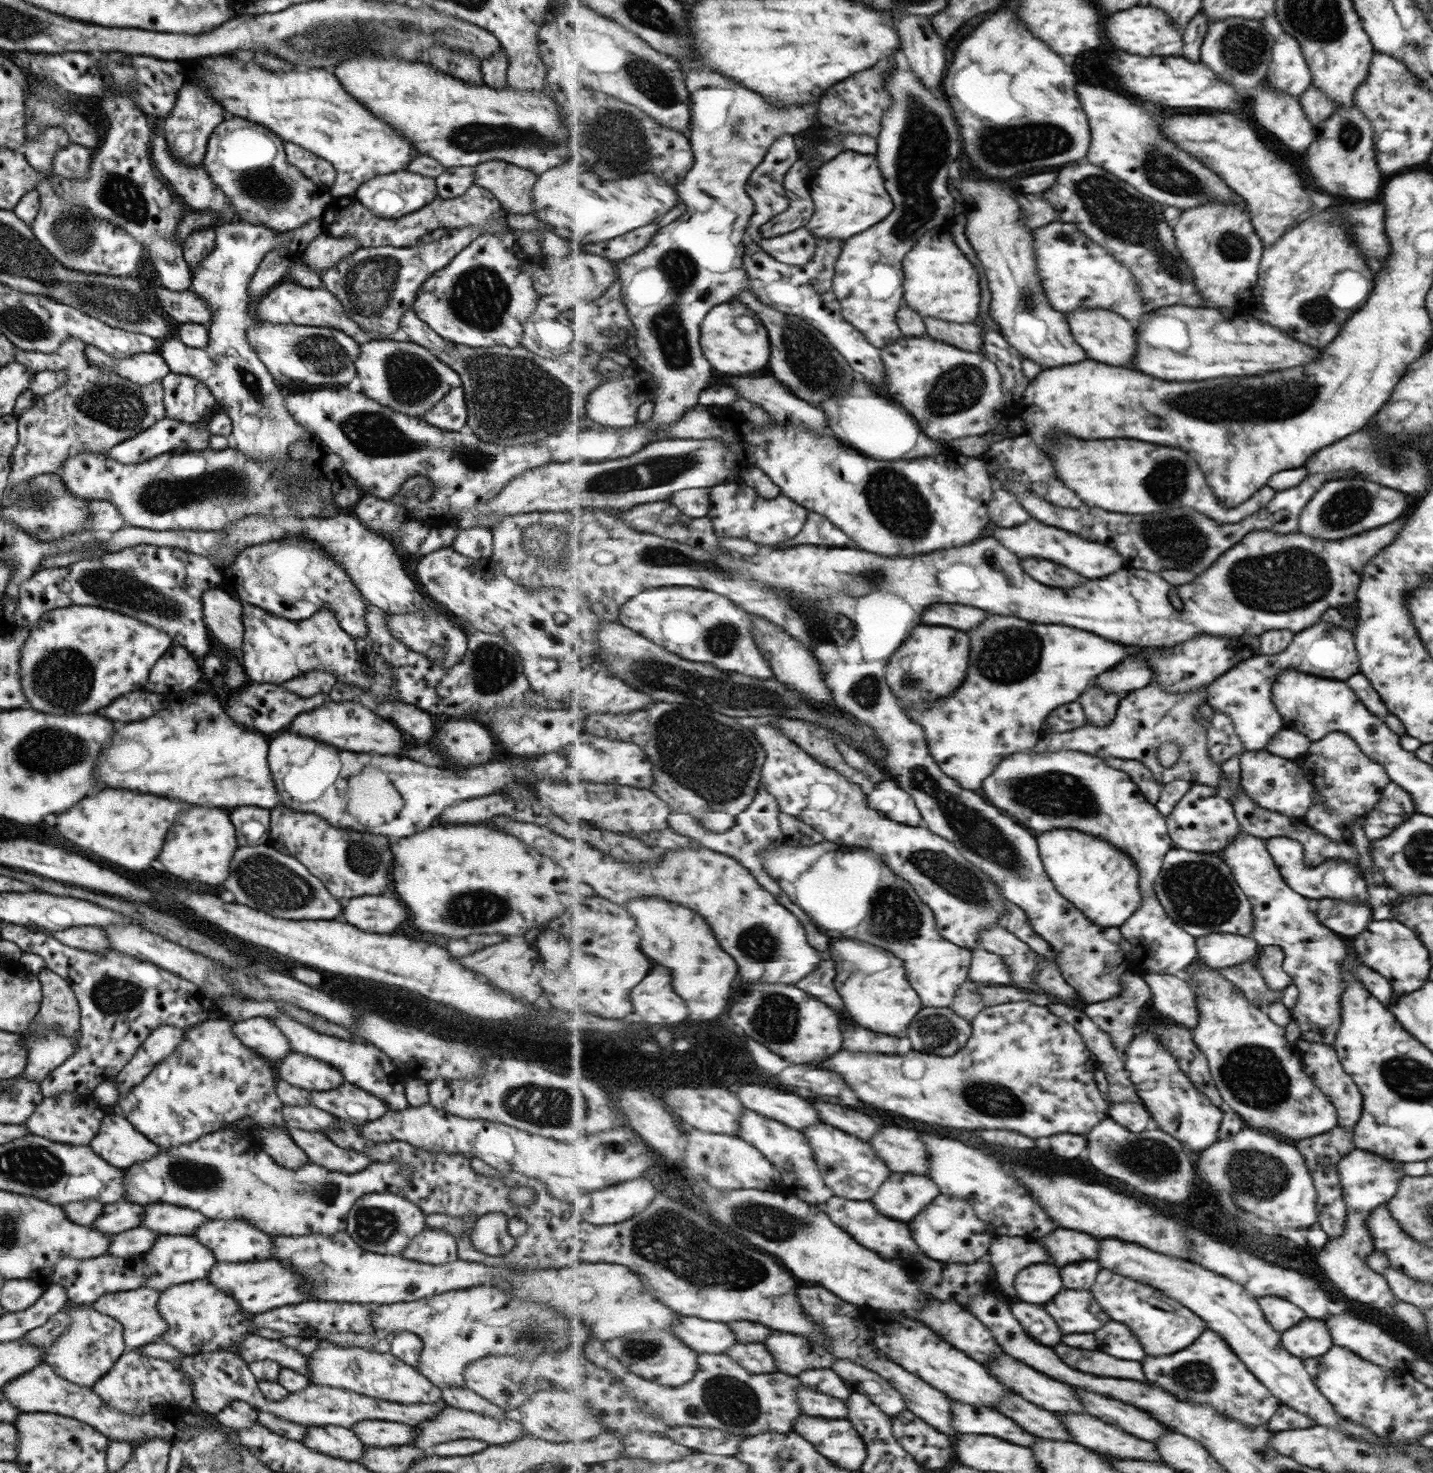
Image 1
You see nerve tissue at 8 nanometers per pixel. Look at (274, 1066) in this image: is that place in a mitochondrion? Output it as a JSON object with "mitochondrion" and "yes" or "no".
{"mitochondrion":"no"}

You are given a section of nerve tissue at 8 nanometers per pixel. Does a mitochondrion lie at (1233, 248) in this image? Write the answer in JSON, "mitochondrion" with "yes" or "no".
{"mitochondrion":"yes"}

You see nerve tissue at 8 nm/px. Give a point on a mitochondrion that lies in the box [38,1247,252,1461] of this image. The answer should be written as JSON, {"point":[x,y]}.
{"point":[55,1442]}

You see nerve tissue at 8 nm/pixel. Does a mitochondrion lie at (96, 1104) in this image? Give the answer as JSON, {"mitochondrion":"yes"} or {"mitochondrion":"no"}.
{"mitochondrion":"no"}

